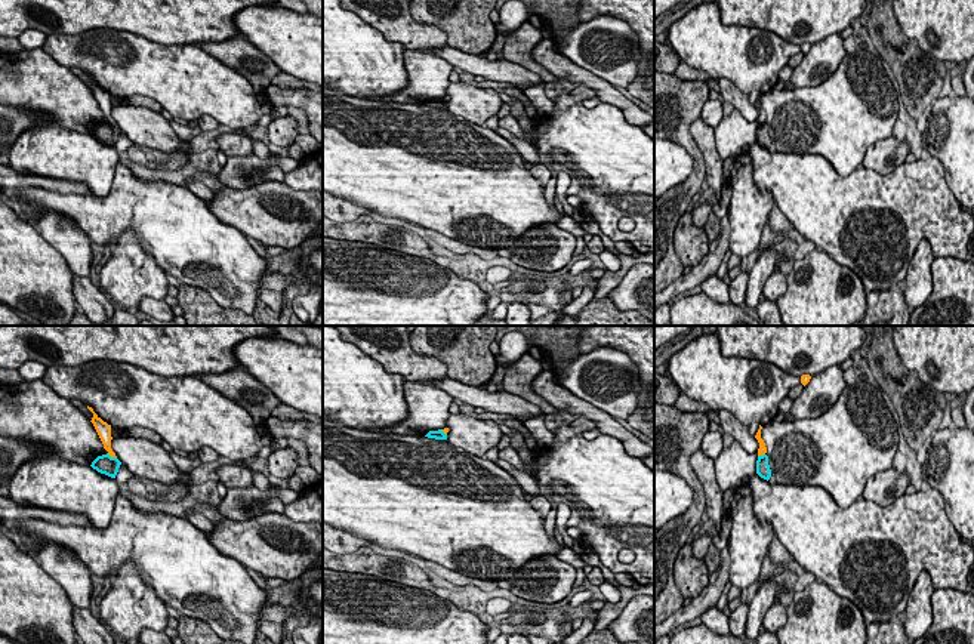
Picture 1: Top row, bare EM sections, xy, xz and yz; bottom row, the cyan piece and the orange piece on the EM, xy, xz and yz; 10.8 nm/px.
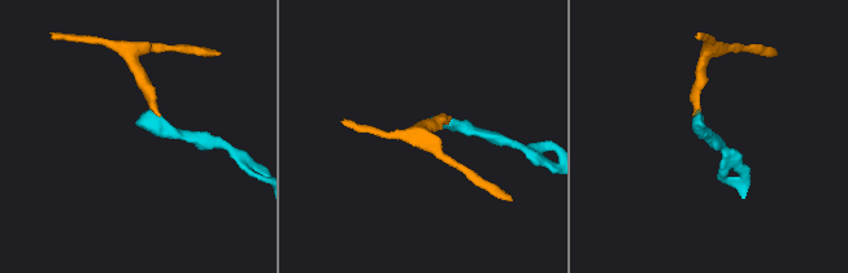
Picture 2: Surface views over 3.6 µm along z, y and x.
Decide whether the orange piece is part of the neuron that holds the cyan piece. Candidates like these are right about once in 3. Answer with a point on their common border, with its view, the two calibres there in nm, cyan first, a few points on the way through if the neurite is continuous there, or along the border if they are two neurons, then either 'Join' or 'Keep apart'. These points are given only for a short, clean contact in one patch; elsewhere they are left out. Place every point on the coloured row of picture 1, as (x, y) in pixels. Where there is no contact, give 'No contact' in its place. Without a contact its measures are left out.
Touches cyan at xy (110, 456). Thickness 200 nm (cyan) against 130 nm. Boundary: xy (107, 453), (116, 458). Keep apart

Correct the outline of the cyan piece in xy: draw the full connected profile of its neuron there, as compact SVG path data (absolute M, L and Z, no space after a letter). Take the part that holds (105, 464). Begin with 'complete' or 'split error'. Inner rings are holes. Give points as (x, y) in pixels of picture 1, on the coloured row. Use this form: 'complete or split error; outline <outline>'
complete; outline M108 453L98 456L93 462L92 462L92 468L96 469L101 474L105 474L111 478L115 478L118 468L120 468L121 462L117 457L111 457Z

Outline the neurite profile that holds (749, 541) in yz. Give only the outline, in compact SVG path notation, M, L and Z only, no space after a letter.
M749 486L734 489L728 514L731 517L728 580L739 589L745 589L759 579L774 531L768 523L755 517Z

